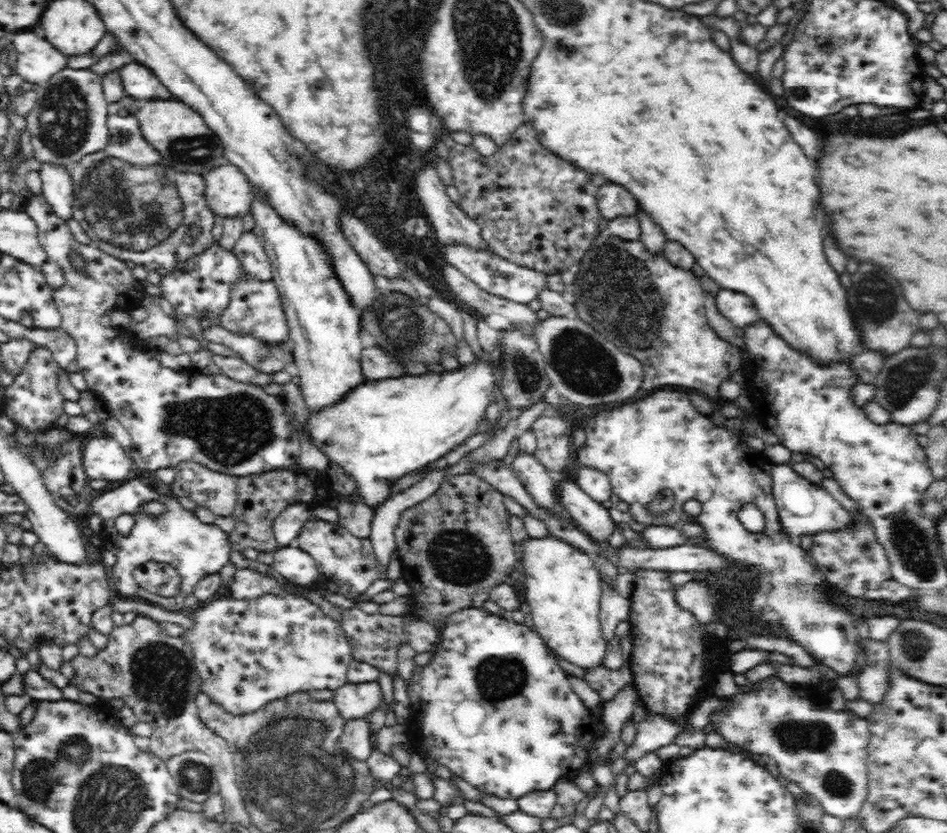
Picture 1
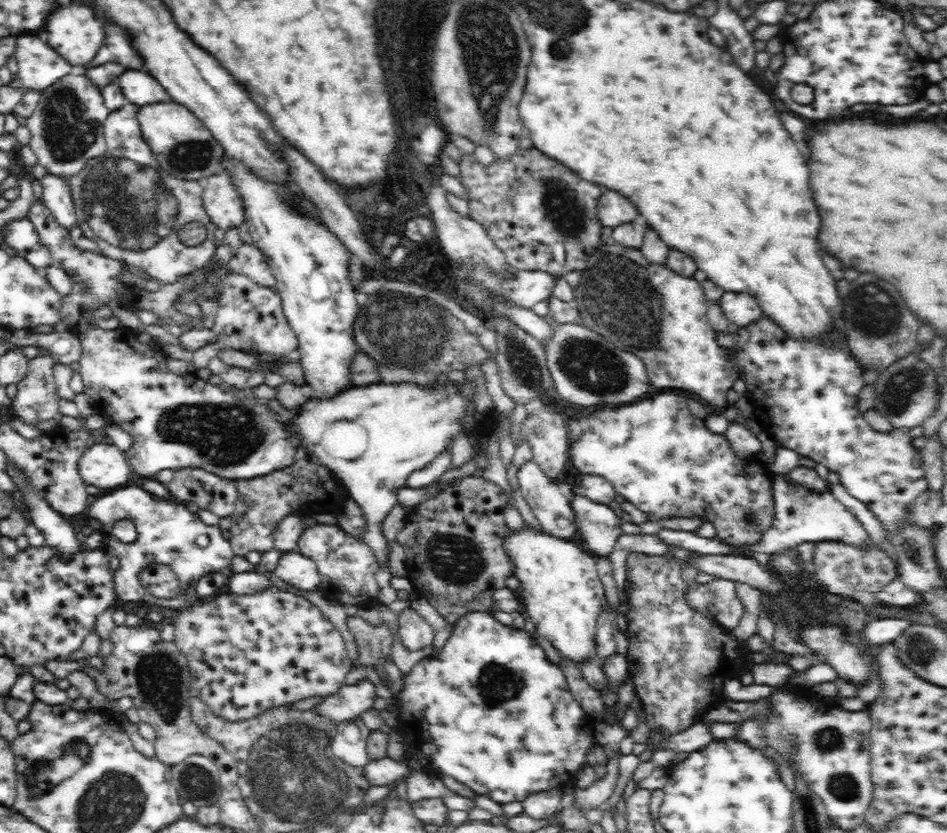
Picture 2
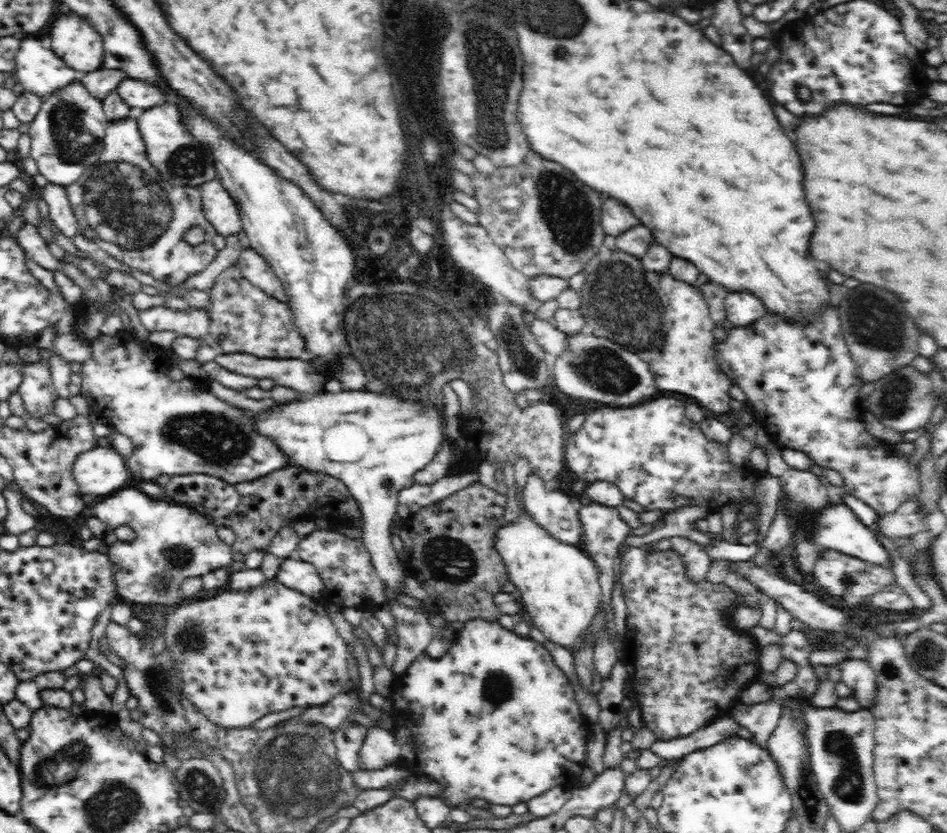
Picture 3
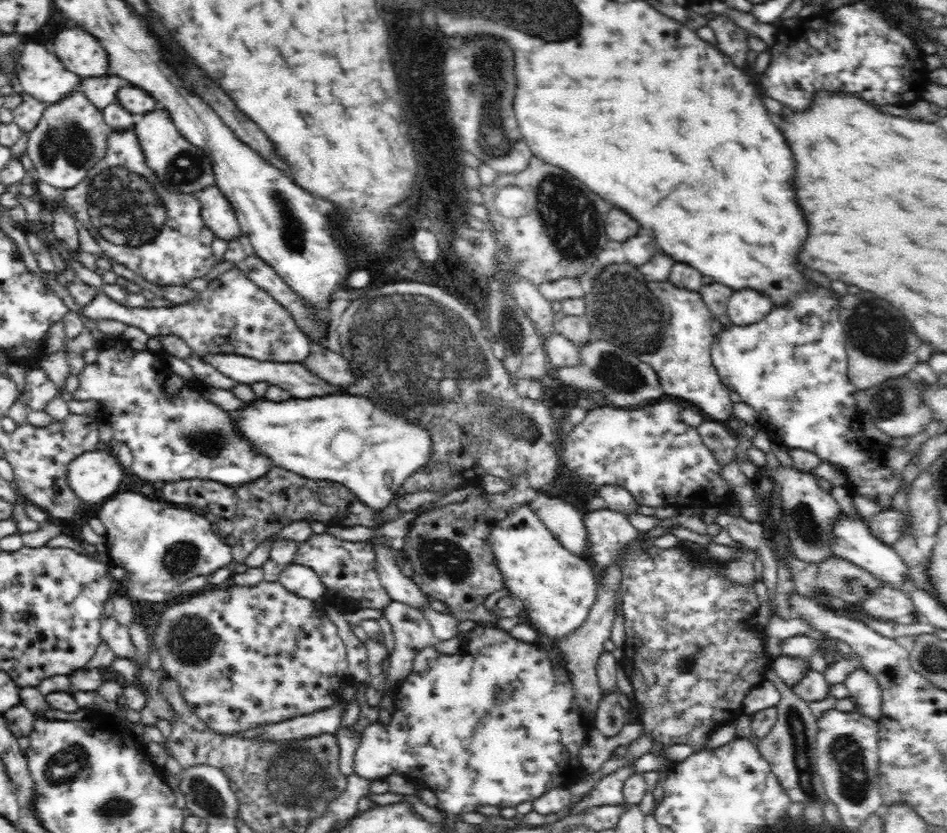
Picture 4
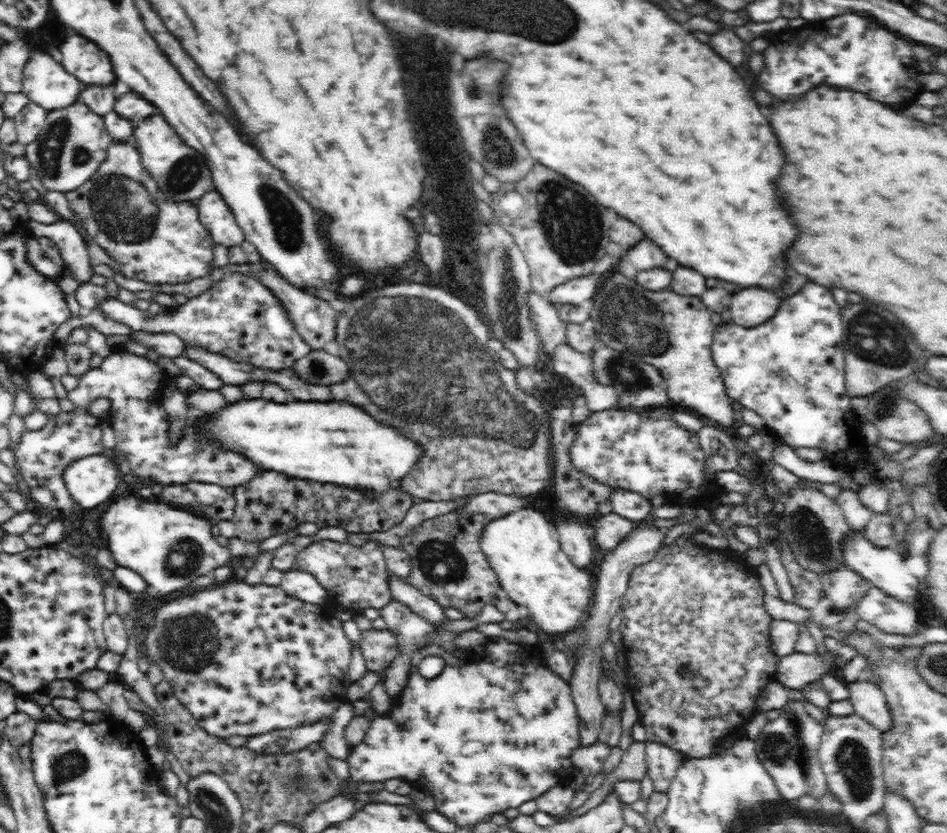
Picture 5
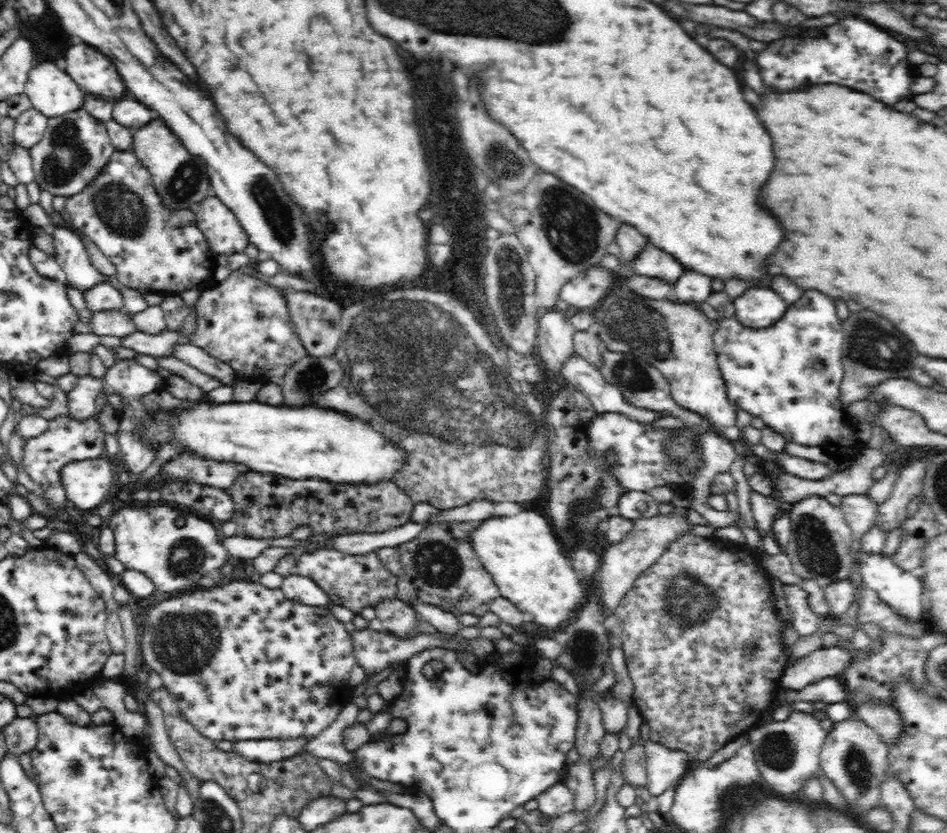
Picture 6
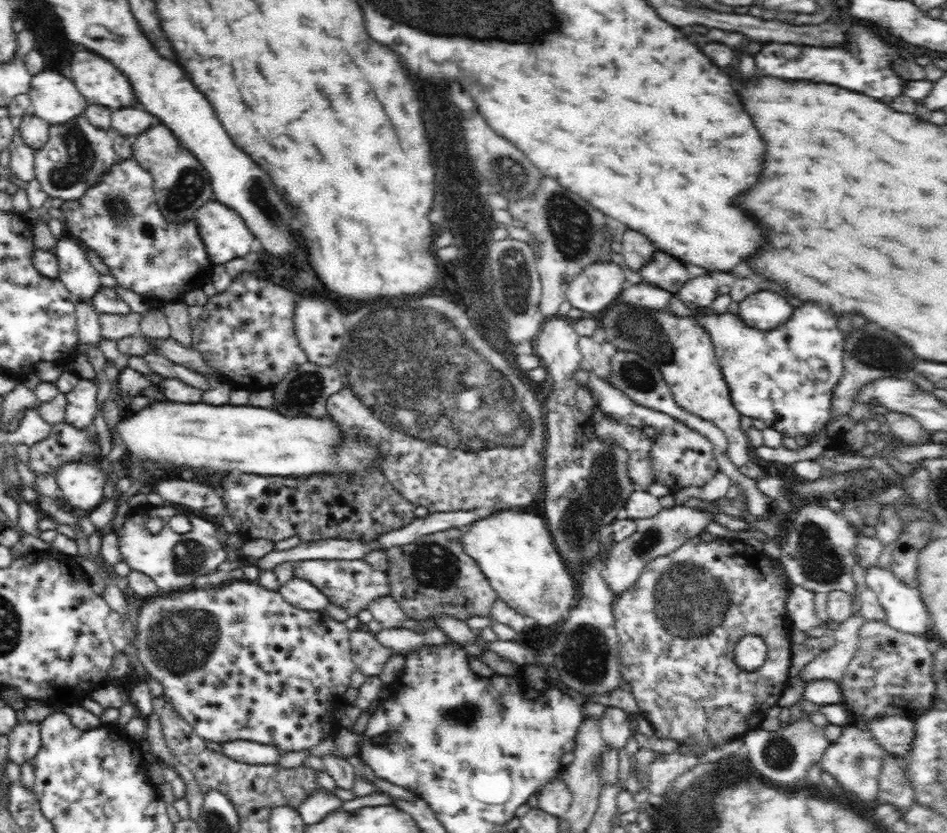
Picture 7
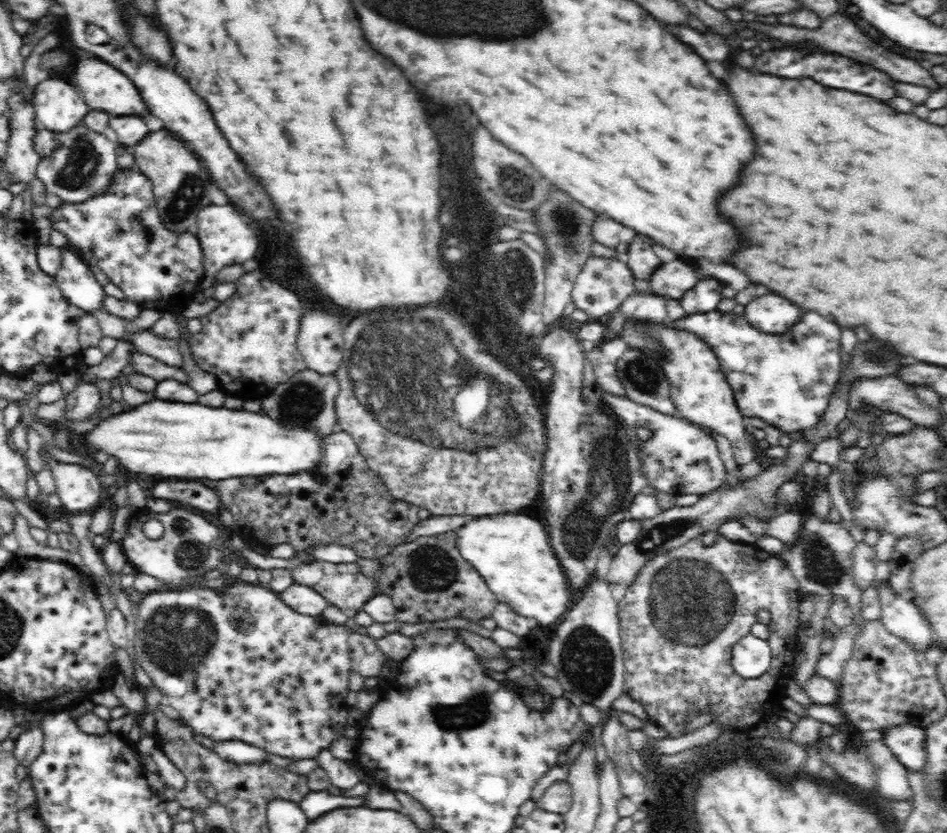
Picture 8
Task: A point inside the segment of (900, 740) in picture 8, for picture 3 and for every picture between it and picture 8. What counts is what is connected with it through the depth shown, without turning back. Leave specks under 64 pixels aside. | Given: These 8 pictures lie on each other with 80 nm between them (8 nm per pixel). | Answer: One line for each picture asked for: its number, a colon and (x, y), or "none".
3: (857, 674)
4: (863, 689)
5: (868, 701)
6: (882, 717)
7: (894, 733)

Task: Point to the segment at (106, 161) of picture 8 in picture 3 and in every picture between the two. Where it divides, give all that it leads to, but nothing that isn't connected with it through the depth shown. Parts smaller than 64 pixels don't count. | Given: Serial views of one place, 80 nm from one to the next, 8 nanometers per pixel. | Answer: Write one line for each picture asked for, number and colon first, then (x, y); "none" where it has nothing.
3: (66, 137)
4: (71, 137)
5: (74, 142)
6: (75, 147)
7: (77, 155)

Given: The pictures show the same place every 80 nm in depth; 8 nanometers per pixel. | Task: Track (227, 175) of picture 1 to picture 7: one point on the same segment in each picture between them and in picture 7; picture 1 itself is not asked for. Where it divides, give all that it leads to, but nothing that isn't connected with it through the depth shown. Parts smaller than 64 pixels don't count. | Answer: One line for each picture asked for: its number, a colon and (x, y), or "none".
2: (221, 201)
3: (219, 207)
4: (217, 213)
5: (216, 216)
6: (223, 231)
7: (226, 236)

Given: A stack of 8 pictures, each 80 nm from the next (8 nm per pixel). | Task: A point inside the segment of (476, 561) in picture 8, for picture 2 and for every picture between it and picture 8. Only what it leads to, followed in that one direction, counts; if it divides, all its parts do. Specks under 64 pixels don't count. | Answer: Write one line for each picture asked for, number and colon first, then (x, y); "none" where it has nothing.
2: (561, 589)
3: (558, 584)
4: (557, 588)
5: (523, 549)
6: (522, 553)
7: (516, 552)

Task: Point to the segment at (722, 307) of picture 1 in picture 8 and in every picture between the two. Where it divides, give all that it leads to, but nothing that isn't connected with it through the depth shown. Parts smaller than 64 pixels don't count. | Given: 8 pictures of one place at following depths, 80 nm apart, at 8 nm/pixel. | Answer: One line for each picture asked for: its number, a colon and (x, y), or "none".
2: (741, 309)
3: (742, 308)
4: (744, 307)
5: (752, 306)
6: (758, 308)
7: (764, 310)
8: (771, 314)

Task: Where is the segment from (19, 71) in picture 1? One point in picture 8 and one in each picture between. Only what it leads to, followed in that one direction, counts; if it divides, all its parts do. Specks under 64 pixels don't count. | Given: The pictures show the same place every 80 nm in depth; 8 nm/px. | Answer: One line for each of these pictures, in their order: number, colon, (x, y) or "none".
2: (38, 66)
3: (40, 71)
4: (42, 76)
5: (48, 84)
6: (54, 93)
7: (55, 99)
8: (58, 105)

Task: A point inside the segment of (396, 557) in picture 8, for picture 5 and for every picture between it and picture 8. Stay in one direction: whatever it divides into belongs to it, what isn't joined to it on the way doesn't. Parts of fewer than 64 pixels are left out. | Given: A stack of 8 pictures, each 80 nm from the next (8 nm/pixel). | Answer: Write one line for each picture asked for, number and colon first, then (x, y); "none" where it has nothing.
5: (447, 563)
6: (438, 568)
7: (433, 576)

